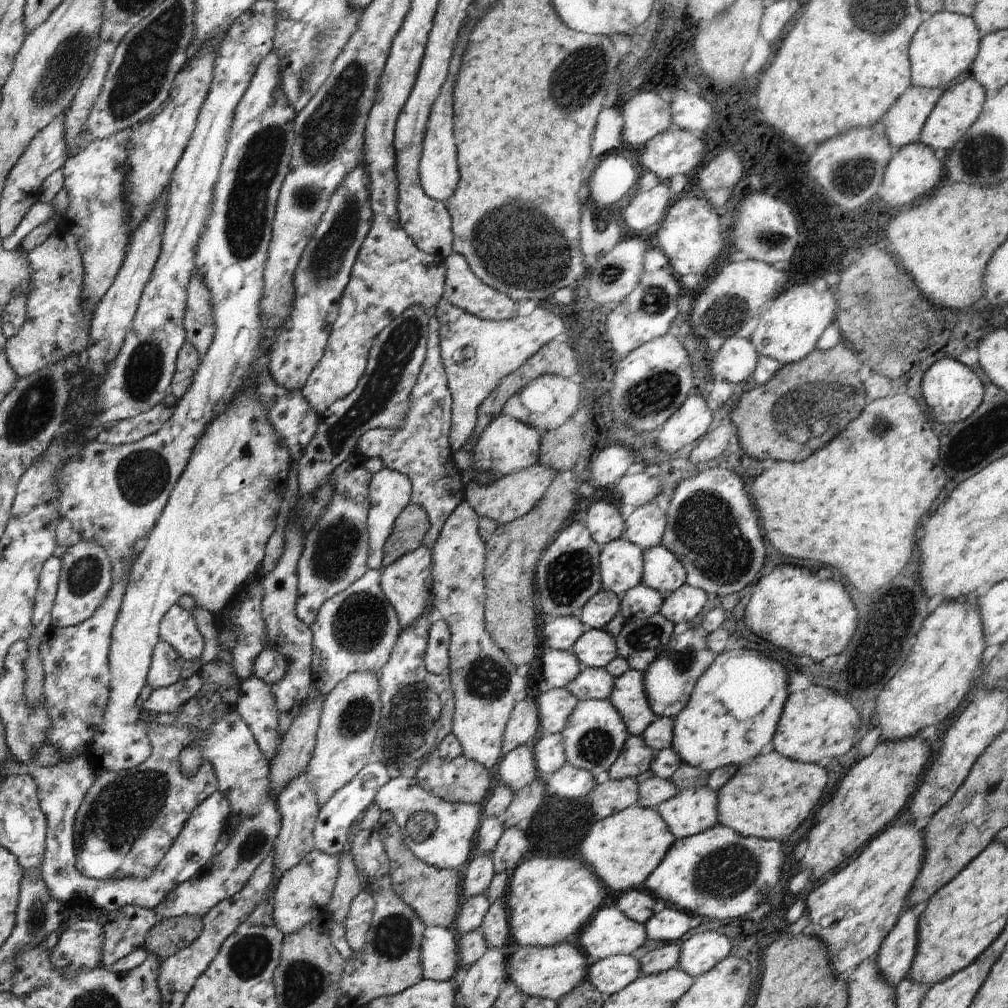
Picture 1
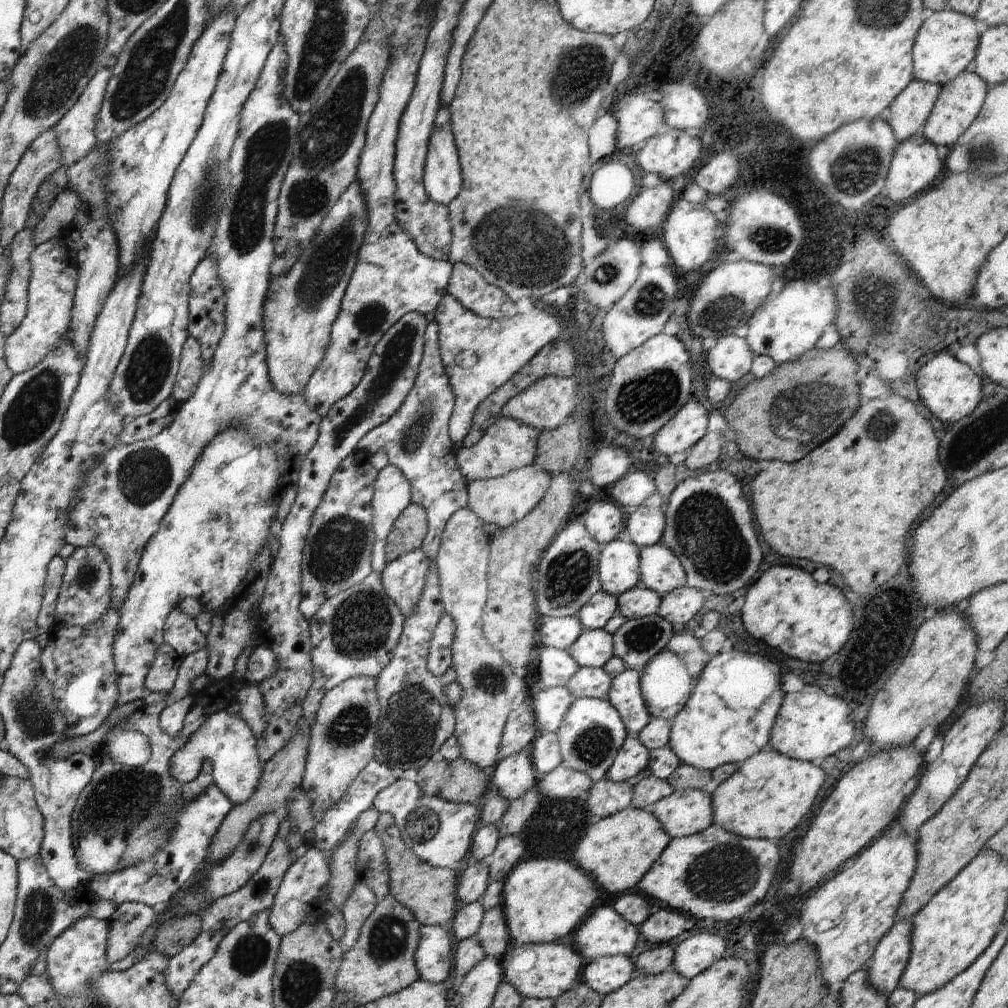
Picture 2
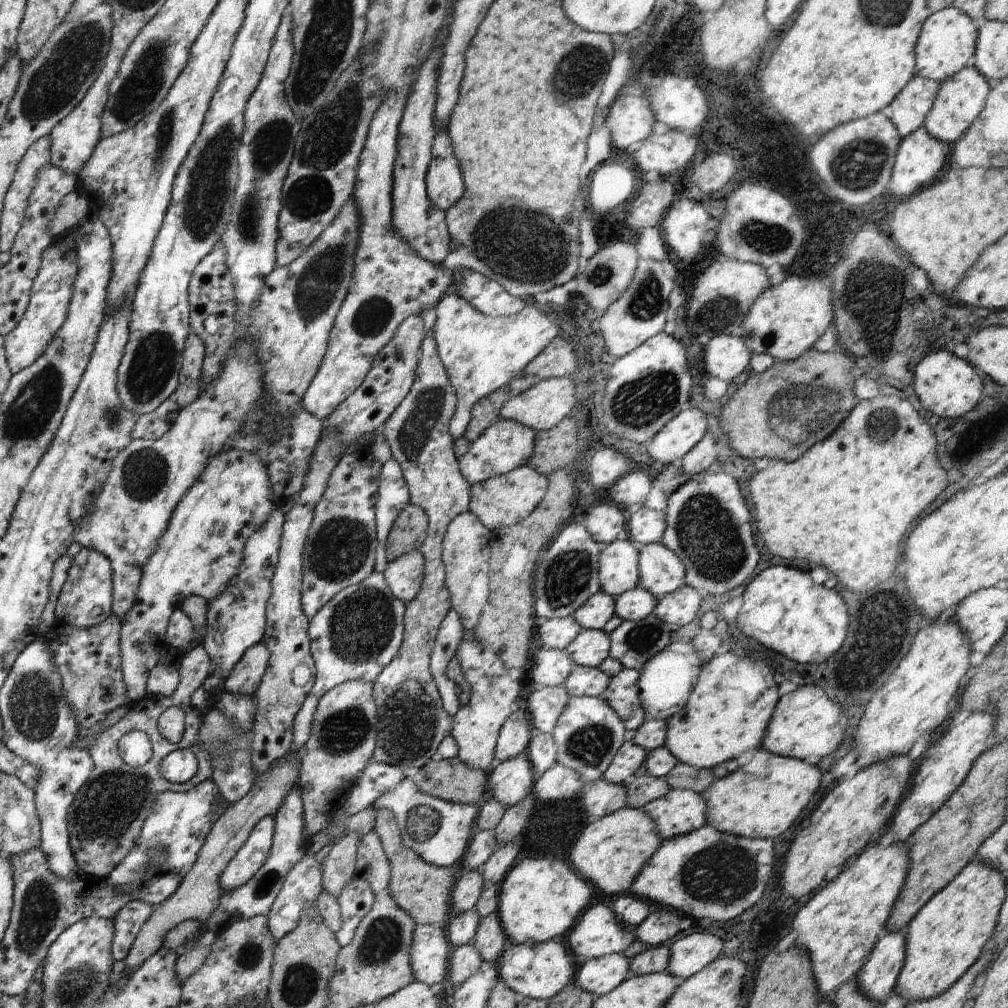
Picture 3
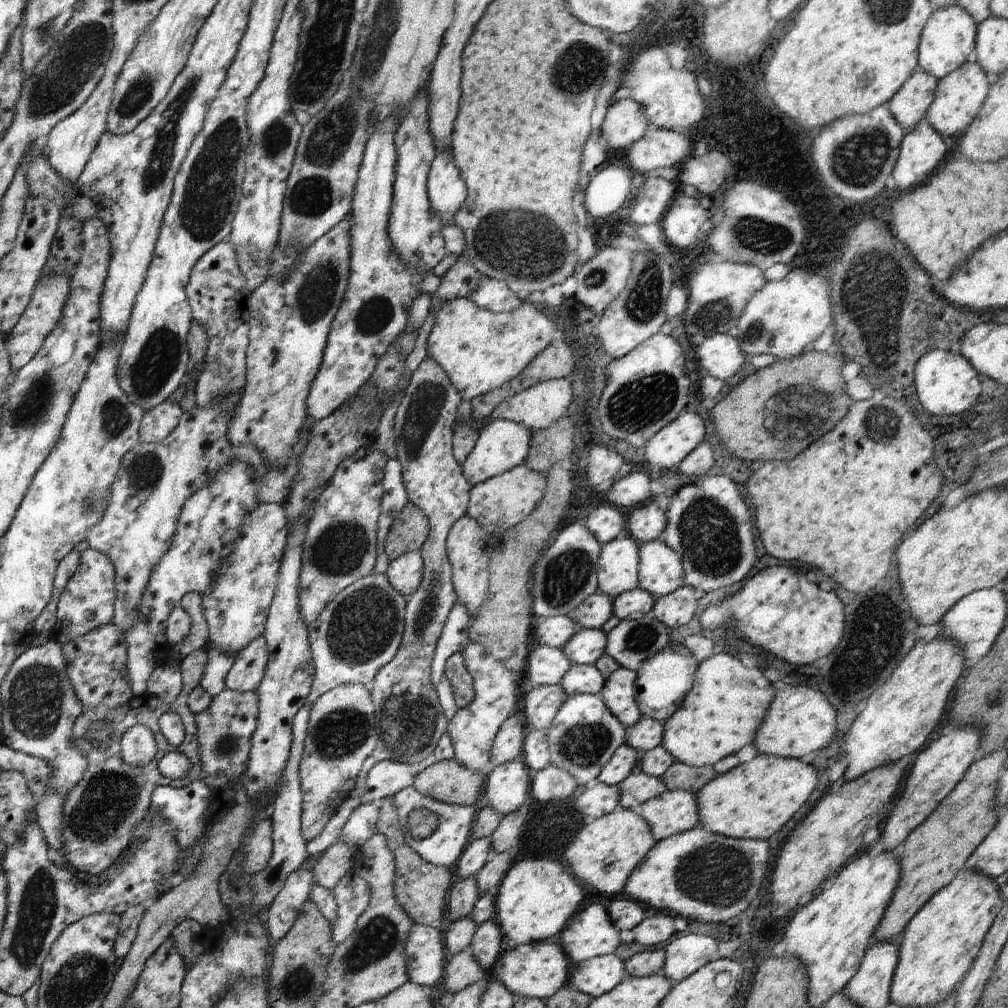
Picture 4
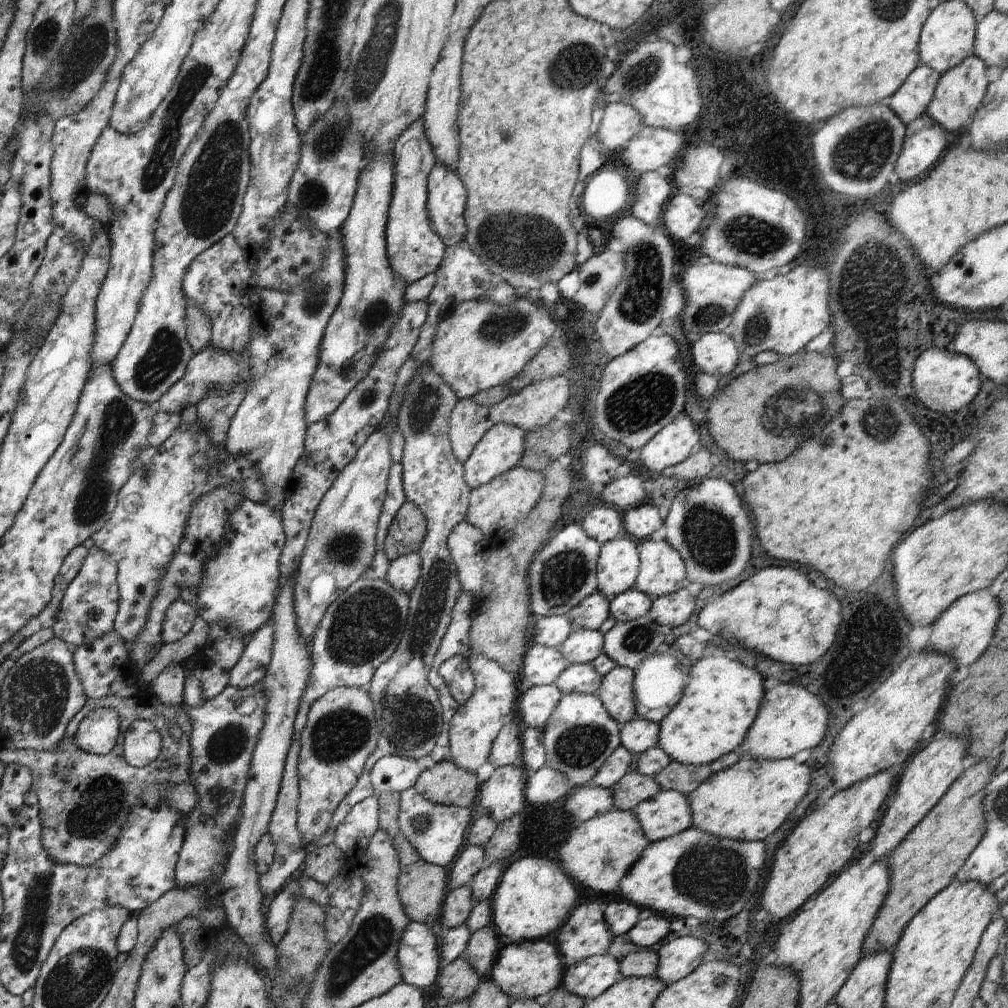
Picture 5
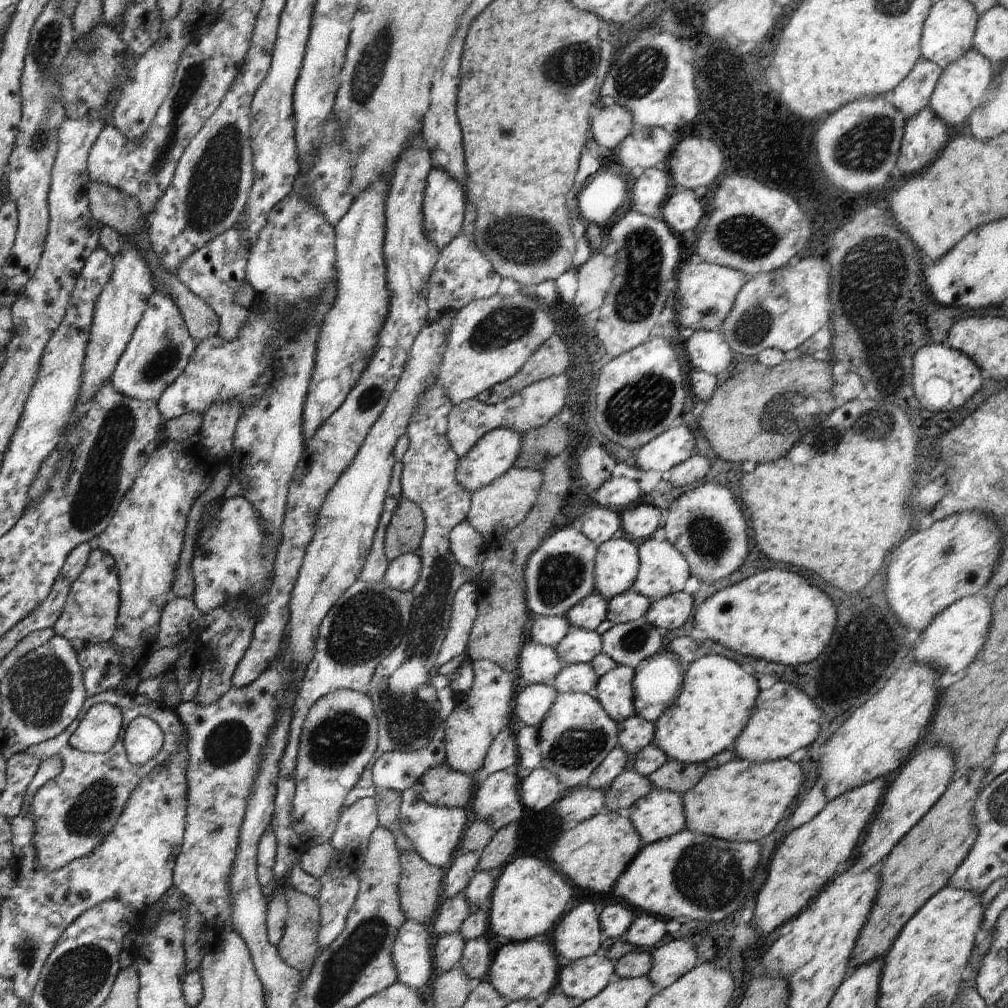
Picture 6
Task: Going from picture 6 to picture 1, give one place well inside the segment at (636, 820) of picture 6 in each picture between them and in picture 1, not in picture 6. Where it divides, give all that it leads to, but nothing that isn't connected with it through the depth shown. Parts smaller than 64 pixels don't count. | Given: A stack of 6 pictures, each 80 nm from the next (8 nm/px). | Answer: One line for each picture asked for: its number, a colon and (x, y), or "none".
1: (692, 811)
2: (685, 812)
3: (681, 811)
4: (673, 812)
5: (667, 813)

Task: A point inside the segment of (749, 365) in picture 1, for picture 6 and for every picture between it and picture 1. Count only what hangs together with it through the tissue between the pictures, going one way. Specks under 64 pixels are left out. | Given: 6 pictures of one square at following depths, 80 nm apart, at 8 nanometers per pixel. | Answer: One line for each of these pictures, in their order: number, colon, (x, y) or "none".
2: (731, 357)
3: (725, 356)
4: (719, 354)
5: (714, 353)
6: (708, 351)

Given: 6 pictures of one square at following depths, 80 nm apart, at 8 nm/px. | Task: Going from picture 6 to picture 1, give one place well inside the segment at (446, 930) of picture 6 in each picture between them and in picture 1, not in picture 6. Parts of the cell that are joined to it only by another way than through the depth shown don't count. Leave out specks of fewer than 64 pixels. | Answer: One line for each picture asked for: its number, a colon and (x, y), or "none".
1: (480, 871)
2: (471, 886)
3: (466, 892)
4: (463, 895)
5: (458, 903)

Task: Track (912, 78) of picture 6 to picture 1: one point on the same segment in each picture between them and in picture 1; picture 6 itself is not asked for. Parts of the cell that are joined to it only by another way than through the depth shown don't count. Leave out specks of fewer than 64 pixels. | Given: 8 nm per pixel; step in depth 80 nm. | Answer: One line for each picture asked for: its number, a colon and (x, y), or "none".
1: (903, 121)
2: (907, 114)
3: (908, 110)
4: (908, 106)
5: (911, 100)

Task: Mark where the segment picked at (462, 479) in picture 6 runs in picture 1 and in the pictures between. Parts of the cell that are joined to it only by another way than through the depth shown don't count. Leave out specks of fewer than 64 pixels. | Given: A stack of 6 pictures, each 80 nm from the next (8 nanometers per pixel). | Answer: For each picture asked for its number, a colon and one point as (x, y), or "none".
1: (506, 445)
2: (508, 444)
3: (505, 445)
4: (501, 444)
5: (501, 448)

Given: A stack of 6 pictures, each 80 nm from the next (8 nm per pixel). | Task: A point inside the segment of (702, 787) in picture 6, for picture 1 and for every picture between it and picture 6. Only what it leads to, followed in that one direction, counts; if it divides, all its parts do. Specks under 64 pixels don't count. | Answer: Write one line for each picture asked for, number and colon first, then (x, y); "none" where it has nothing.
1: (769, 796)
2: (766, 798)
3: (761, 799)
4: (755, 799)
5: (748, 801)

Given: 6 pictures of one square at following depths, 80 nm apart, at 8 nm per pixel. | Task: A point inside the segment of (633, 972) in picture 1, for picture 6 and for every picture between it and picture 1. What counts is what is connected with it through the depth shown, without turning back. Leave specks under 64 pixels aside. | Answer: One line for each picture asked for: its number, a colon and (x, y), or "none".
2: (603, 975)
3: (599, 976)
4: (595, 976)
5: (594, 975)
6: (582, 979)

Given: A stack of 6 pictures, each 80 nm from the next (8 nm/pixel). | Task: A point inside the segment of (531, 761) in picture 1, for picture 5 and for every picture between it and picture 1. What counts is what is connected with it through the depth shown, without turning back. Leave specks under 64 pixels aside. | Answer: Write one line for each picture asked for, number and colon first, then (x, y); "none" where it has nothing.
2: (515, 775)
3: (511, 781)
4: (506, 788)
5: (502, 795)

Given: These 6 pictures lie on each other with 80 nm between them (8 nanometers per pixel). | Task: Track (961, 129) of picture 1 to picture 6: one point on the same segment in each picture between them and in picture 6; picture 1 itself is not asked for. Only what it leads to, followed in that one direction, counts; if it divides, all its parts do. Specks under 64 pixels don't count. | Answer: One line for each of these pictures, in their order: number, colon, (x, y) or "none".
2: (959, 101)
3: (960, 99)
4: (959, 96)
5: (958, 93)
6: (963, 85)

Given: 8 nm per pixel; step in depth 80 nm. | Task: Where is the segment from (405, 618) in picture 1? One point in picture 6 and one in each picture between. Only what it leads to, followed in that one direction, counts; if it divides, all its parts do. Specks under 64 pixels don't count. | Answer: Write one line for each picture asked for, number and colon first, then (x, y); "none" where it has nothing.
2: (404, 578)
3: (404, 575)
4: (405, 573)
5: (403, 573)
6: (402, 573)

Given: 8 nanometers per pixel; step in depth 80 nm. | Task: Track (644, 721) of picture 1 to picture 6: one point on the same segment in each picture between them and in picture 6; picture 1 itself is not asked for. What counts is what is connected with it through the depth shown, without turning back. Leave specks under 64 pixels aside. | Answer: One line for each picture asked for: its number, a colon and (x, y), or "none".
2: (625, 695)
3: (622, 695)
4: (619, 692)
5: (616, 692)
6: (614, 691)

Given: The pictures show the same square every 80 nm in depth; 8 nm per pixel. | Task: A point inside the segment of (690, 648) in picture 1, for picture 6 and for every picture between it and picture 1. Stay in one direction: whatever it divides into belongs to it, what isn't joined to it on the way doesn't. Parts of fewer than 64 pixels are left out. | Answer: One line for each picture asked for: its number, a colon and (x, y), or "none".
2: (667, 681)
3: (665, 682)
4: (663, 680)
5: (660, 680)
6: (657, 681)

